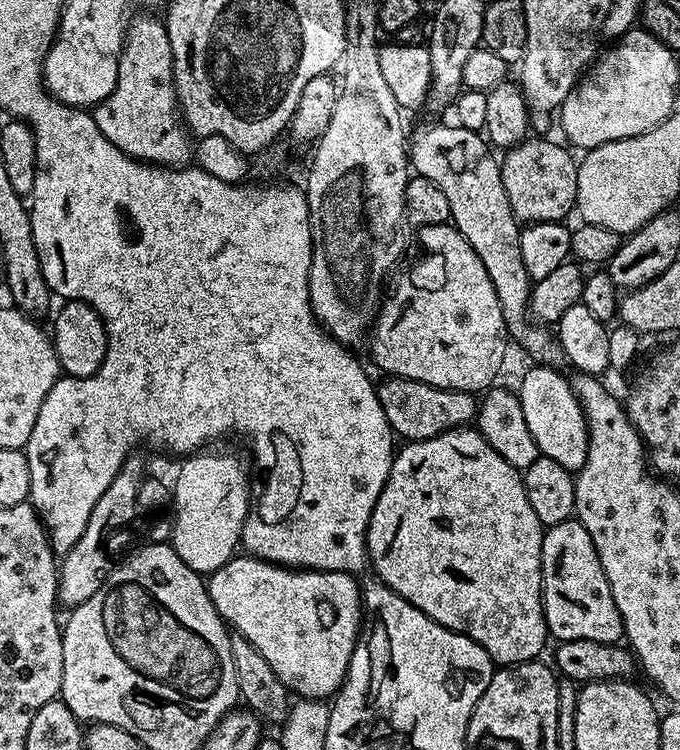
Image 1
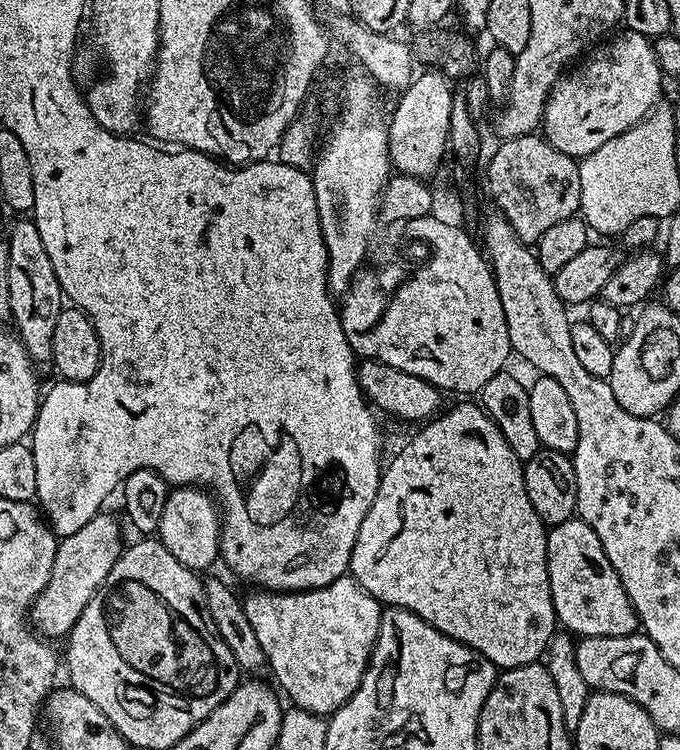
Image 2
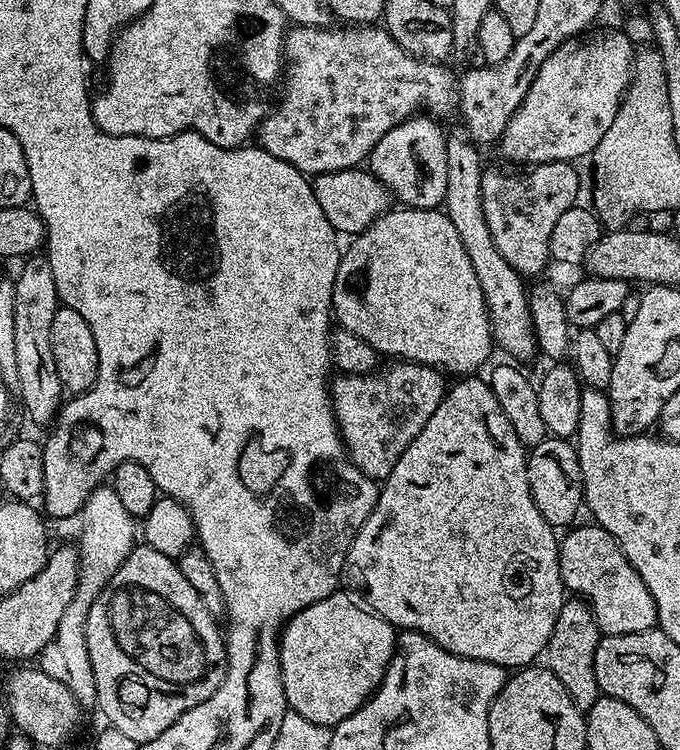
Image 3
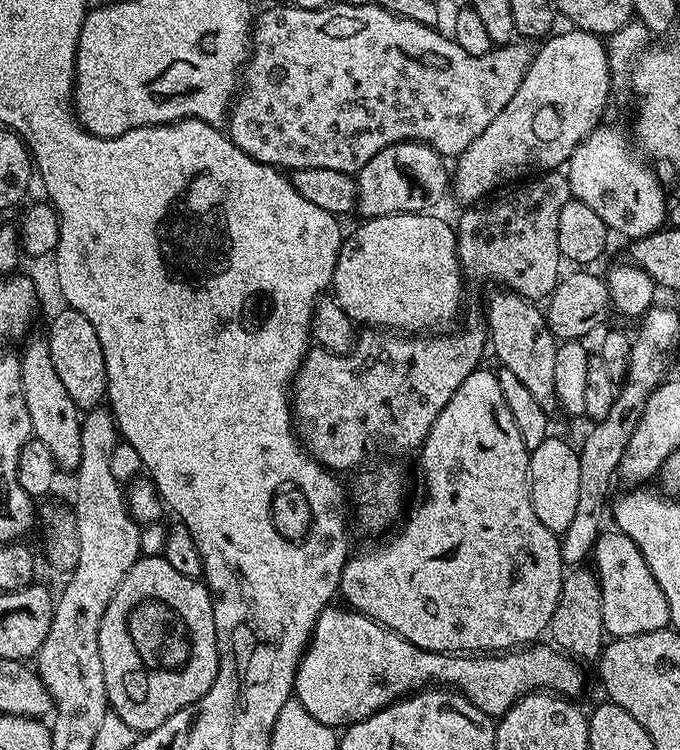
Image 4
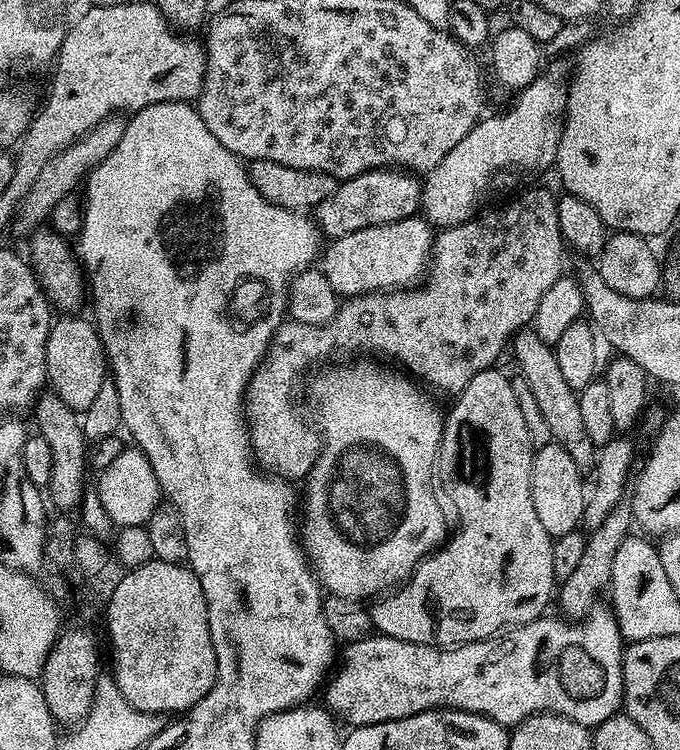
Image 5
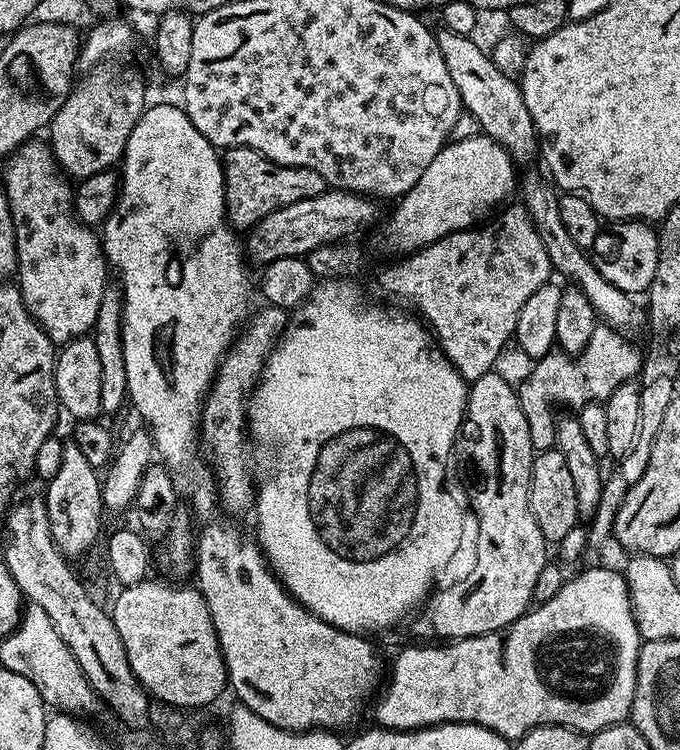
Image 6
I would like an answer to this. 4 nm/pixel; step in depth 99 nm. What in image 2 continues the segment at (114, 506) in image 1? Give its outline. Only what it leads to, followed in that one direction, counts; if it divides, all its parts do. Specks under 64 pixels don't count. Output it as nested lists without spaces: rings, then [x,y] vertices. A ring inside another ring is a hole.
[[[102,510],[94,518],[90,518],[90,522],[82,526],[82,530],[74,530],[74,534],[63,537],[56,546],[50,578],[42,594],[38,594],[32,604],[30,620],[35,631],[45,638],[67,637],[78,618],[82,618],[86,602],[94,598],[102,582],[106,582],[106,574],[114,570],[114,562],[118,562],[121,551],[120,524],[108,510]]]

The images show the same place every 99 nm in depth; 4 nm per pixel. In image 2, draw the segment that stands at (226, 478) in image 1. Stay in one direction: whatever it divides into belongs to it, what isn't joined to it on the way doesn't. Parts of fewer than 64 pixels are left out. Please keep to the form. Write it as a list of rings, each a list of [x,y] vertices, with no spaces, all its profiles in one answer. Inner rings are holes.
[[[176,486],[166,498],[158,539],[166,546],[166,550],[170,550],[170,554],[174,554],[174,558],[178,558],[178,562],[182,562],[182,566],[193,570],[208,568],[212,563],[217,563],[220,555],[221,519],[222,512],[217,501],[205,489]]]

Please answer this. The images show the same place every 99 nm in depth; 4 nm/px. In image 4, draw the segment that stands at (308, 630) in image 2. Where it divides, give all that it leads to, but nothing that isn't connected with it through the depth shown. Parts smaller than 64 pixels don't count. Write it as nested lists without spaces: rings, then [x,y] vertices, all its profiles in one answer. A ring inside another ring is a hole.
[[[326,606],[322,610],[322,614],[316,620],[312,637],[308,640],[308,647],[300,656],[294,685],[294,699],[302,706],[306,706],[306,710],[314,718],[318,718],[318,722],[331,728],[340,730],[347,725],[362,722],[376,712],[382,711],[383,708],[387,708],[389,704],[403,700],[405,696],[429,686],[455,686],[474,702],[474,706],[478,706],[478,710],[493,718],[503,716],[506,710],[510,710],[513,700],[518,700],[530,692],[547,690],[565,698],[576,698],[584,688],[584,672],[579,668],[580,664],[556,646],[547,648],[544,642],[536,642],[531,646],[509,651],[507,654],[477,656],[427,652],[406,642],[406,638],[394,634],[389,628],[383,628],[370,617],[363,616],[355,610],[349,610],[347,607],[344,608]]]

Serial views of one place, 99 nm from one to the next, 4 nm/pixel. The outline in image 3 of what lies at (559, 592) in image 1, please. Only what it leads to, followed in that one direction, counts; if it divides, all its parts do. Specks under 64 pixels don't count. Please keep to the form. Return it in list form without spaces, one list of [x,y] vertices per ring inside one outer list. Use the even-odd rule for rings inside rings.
[[[595,522],[587,523],[569,527],[559,541],[560,573],[565,589],[586,601],[605,636],[638,634],[657,627],[656,603],[638,570],[630,566],[618,542],[605,528]]]

